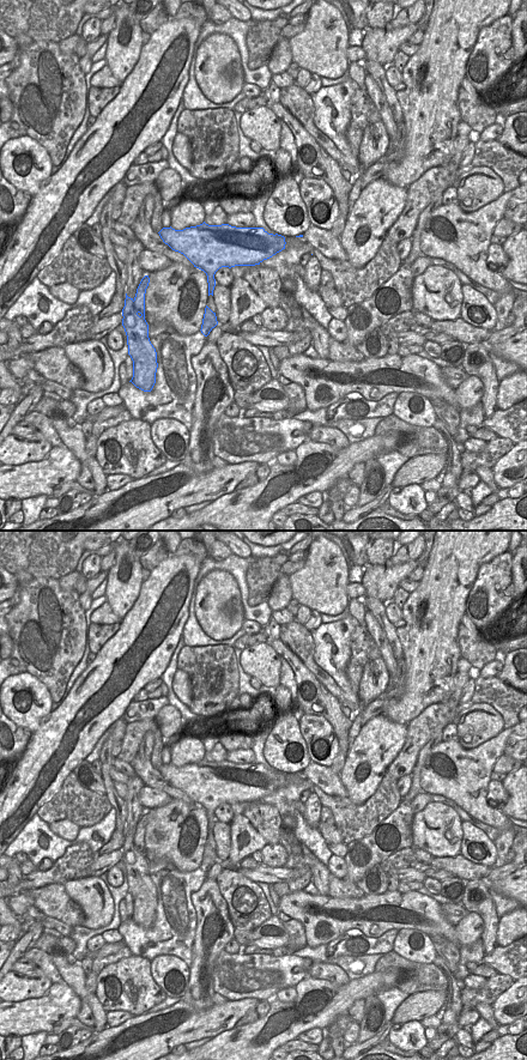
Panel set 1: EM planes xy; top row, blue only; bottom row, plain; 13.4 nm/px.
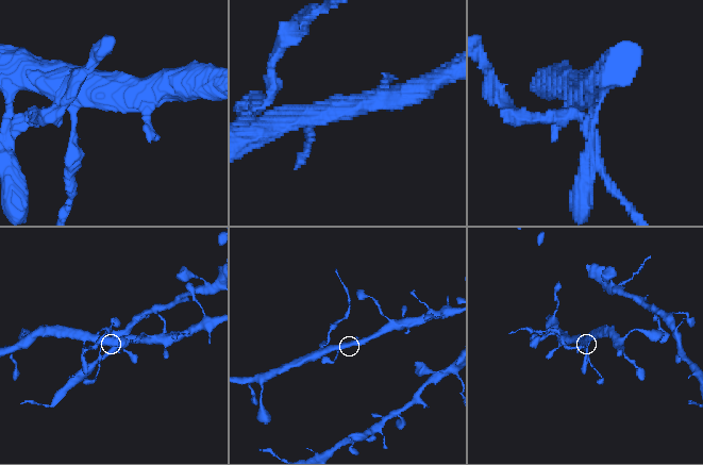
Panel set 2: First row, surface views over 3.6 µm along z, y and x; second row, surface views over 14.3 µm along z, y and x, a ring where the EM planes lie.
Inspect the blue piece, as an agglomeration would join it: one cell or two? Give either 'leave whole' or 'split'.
split

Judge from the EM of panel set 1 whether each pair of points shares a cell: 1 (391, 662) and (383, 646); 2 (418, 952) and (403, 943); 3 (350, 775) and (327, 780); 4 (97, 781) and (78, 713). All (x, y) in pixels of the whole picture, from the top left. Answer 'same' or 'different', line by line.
1: same
2: same
3: different
4: different

